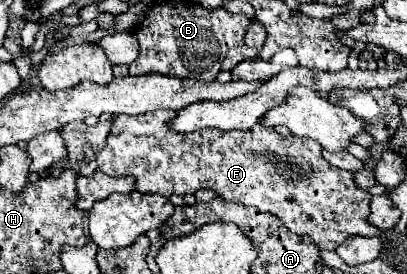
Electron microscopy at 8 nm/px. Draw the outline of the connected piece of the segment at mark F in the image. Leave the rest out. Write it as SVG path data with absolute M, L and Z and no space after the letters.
M156 110L142 116L114 116L112 128L106 140L106 148L96 156L98 170L112 176L112 178L134 178L134 190L144 194L160 194L160 196L184 196L196 194L198 190L214 190L224 200L238 202L244 206L252 206L260 212L270 212L278 216L284 226L298 234L308 236L320 250L336 250L348 236L380 236L380 230L374 230L368 224L370 214L370 194L354 184L352 172L336 168L322 158L322 146L310 138L296 138L286 136L282 138L276 134L274 128L266 128L260 122L252 126L252 130L234 130L234 132L220 132L220 130L198 130L190 134L176 132L168 126L168 120L174 118L174 112Z

